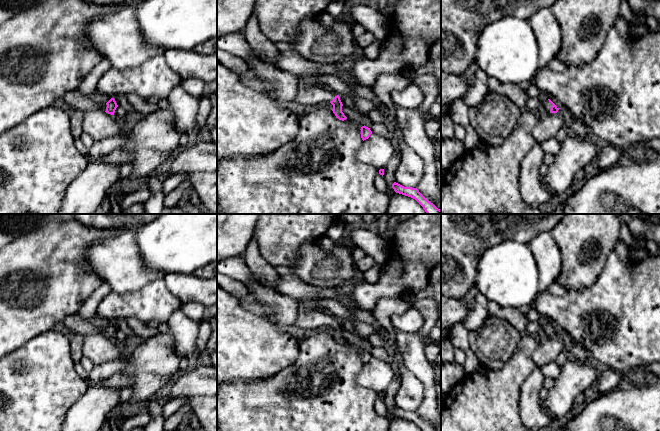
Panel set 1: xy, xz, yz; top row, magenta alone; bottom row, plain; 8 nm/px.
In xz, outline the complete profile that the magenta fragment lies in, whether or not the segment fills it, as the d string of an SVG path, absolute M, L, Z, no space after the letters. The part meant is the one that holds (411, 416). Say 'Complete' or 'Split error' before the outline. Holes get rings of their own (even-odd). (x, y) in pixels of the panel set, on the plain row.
Complete. M396 406L392 408L392 412L396 417L411 421L415 423L422 431L436 431L433 427L428 425L417 412L404 411Z

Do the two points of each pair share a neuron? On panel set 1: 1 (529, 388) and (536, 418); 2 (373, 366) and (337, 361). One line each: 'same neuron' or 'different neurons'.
1: same neuron
2: different neurons

